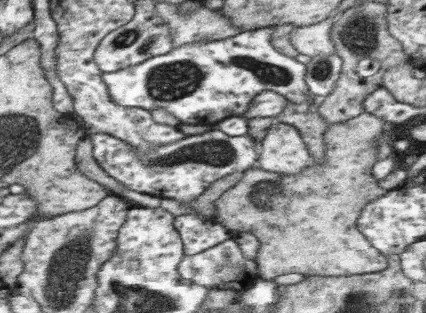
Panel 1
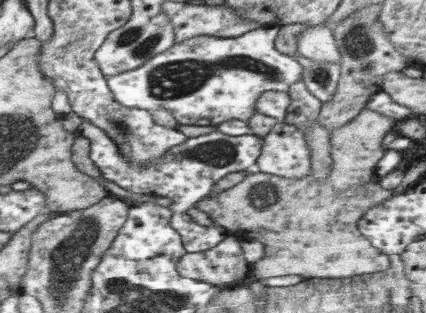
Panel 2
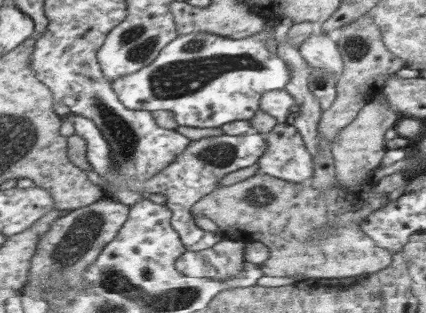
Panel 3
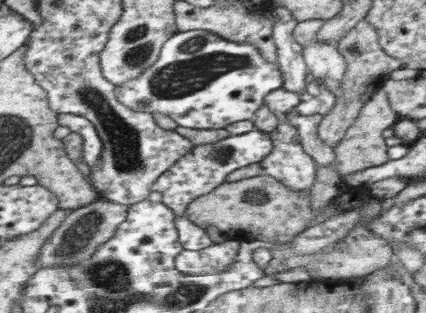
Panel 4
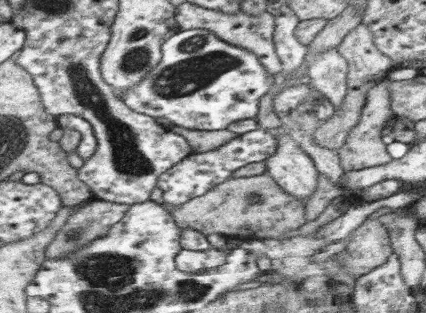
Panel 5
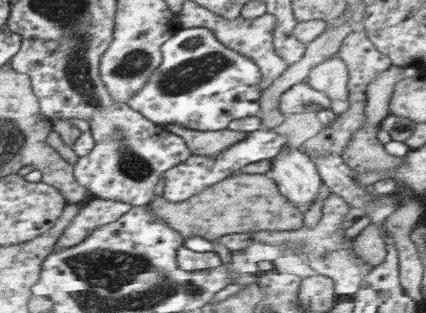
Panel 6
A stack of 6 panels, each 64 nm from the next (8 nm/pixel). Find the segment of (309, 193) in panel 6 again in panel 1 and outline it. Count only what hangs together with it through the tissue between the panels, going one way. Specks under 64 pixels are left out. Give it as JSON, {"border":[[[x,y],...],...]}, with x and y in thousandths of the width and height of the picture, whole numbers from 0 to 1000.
{"border":[[[641,396],[608,454],[603,537],[660,562],[702,562],[721,530],[725,492],[707,454],[707,422],[683,396]]]}

